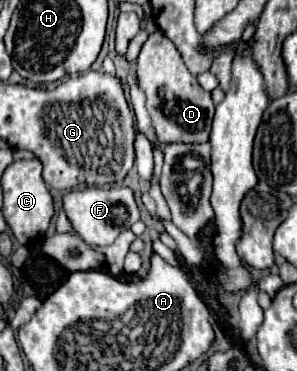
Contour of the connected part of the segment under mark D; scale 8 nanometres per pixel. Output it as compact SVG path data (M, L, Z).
M156 30L144 42L136 64L138 64L138 70L136 70L138 82L146 94L146 108L152 118L152 126L156 130L158 140L162 144L206 142L210 136L214 102L210 92L206 92L198 84L196 76L192 76L190 70L184 66L174 42L168 36L164 36L160 30Z

